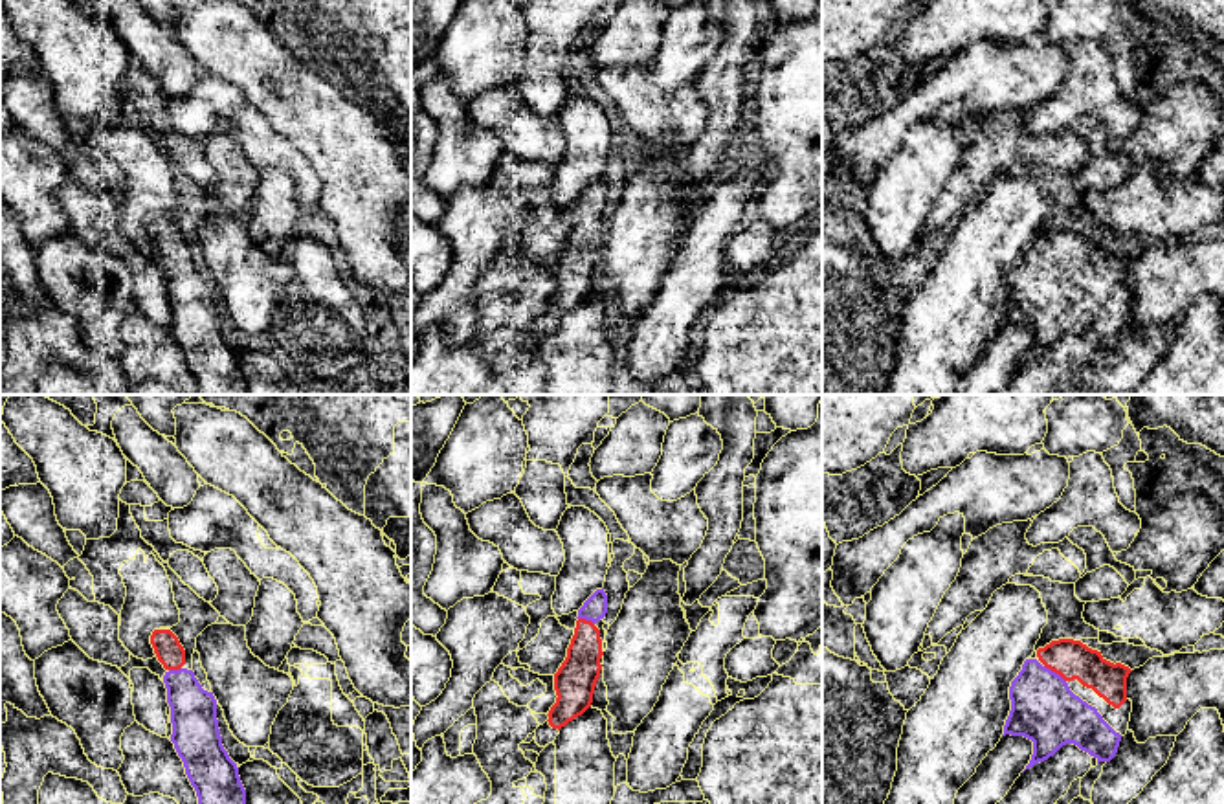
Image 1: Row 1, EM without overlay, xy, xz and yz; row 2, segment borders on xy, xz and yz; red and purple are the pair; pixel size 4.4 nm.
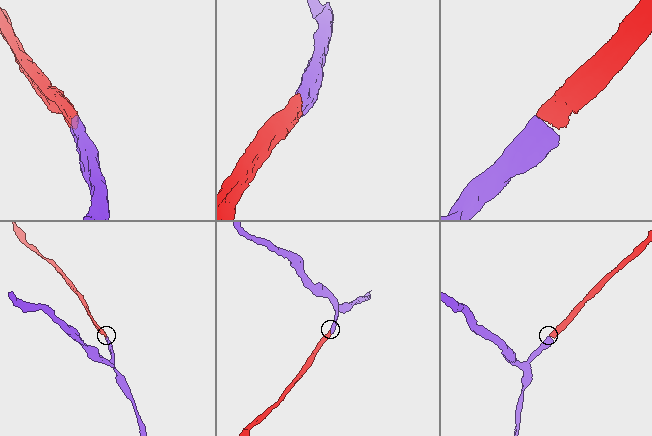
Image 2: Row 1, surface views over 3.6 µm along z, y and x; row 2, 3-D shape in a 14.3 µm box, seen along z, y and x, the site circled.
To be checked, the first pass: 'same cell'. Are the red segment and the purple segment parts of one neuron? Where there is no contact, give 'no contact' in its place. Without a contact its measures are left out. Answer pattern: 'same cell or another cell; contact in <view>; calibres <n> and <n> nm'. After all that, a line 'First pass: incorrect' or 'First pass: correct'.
same cell; contact in yz; calibres 170 and 280 nm
First pass: correct

